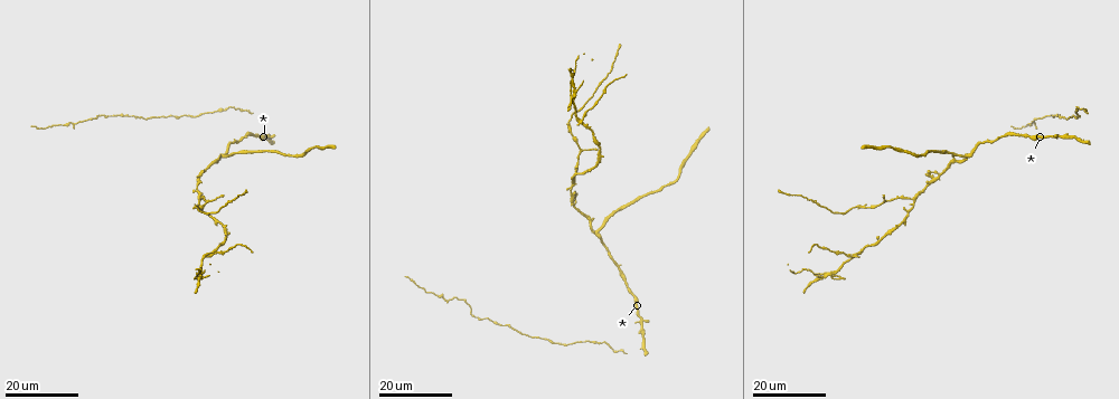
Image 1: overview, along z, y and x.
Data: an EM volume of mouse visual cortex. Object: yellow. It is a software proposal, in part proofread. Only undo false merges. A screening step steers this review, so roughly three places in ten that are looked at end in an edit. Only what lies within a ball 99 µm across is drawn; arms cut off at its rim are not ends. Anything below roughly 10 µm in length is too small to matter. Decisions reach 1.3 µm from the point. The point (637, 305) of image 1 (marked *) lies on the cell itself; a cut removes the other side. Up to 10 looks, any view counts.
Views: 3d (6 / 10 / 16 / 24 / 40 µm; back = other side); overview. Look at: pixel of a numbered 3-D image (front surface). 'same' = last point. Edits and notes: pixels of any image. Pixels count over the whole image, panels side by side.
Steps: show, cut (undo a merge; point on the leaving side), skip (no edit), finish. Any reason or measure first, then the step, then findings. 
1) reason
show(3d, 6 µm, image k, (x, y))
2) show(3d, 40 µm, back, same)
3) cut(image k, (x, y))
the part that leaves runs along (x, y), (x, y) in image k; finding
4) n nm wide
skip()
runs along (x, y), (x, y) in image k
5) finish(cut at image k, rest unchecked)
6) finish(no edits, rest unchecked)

show(3d, 16 µm, image 1, (581, 119))

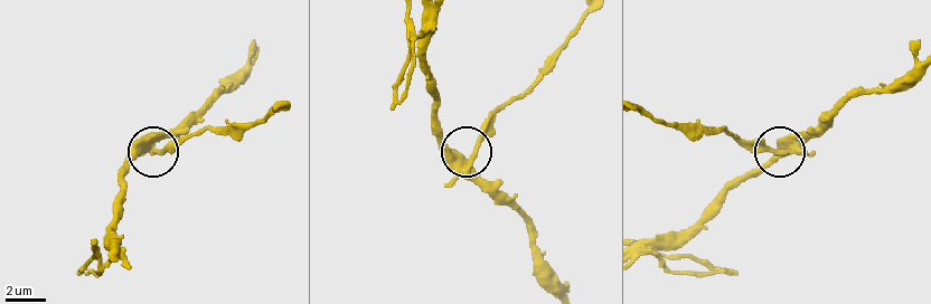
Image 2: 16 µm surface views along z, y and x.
show(3d, 10 µm, image 2, (790, 148))

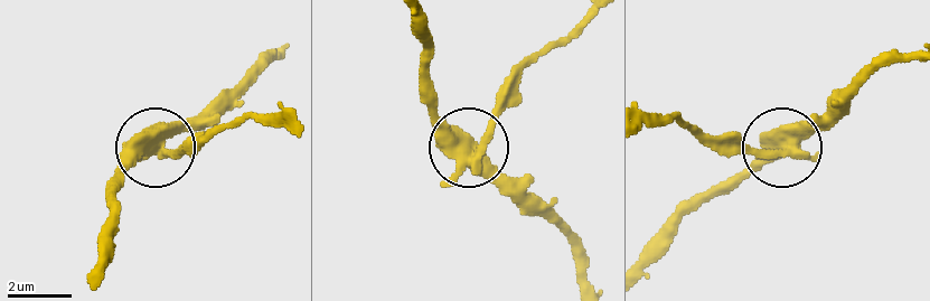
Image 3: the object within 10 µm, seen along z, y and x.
4 arms
cut(image 3, (184, 153))
the part that leaves runs along (161, 151), (188, 151), (217, 130), (281, 120) in image 3; two cells meet here

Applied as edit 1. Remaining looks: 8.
two arms in line, one across
show(3d, 24 µm, image 1, (861, 206))

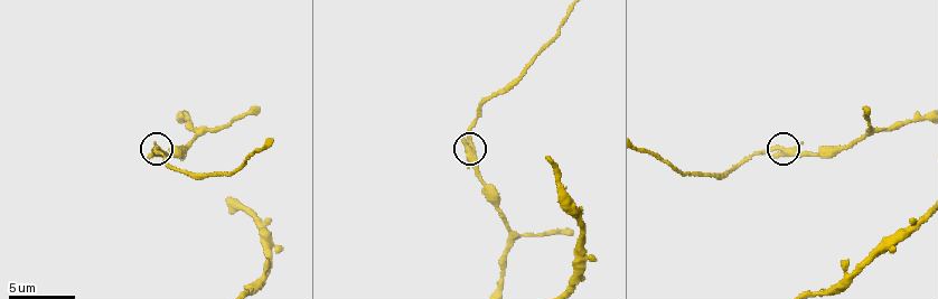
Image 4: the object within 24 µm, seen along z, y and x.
show(3d, 6 µm, image 4, (779, 146))

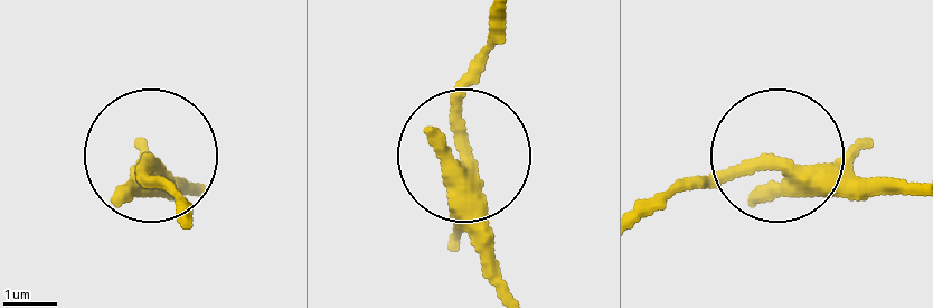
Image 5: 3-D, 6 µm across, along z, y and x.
3 arms
cut(image 5, (144, 180))
a second cell is stuck on

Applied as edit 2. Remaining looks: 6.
two arms in line, one across
show(3d, 24 µm, image 1, (199, 201))

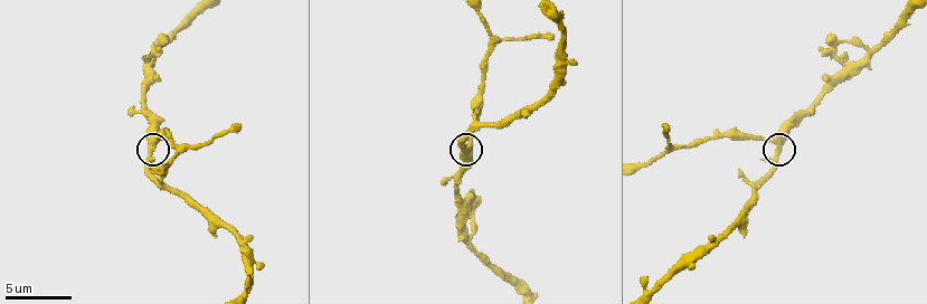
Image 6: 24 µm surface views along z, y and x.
show(3d, 6 µm, image 6, (463, 150))

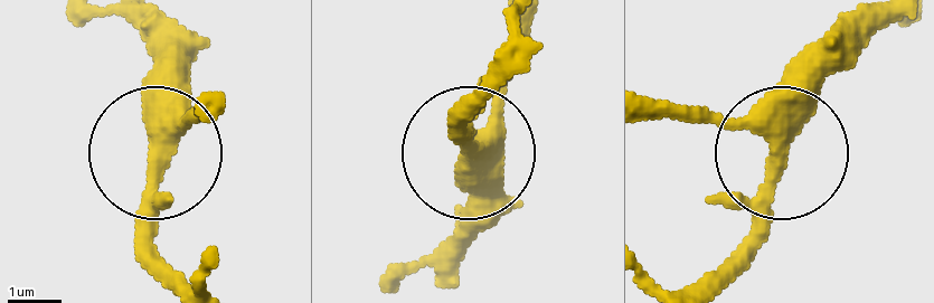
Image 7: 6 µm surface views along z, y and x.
show(3d, 6 µm, back, image 7, (481, 149))

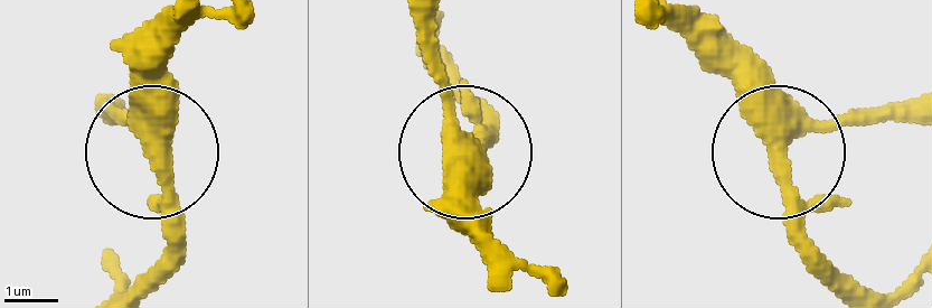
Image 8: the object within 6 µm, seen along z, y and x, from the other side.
skip()
runs along (500, 264), (433, 24) in image 8; one cell here

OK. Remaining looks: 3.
looks like a crossing
show(3d, 24 µm, image 1, (572, 95))

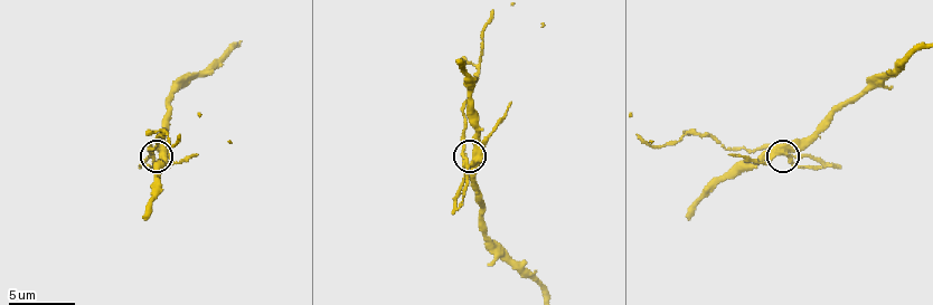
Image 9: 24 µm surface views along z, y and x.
zoom in
show(3d, 6 µm, image 9, (156, 154))

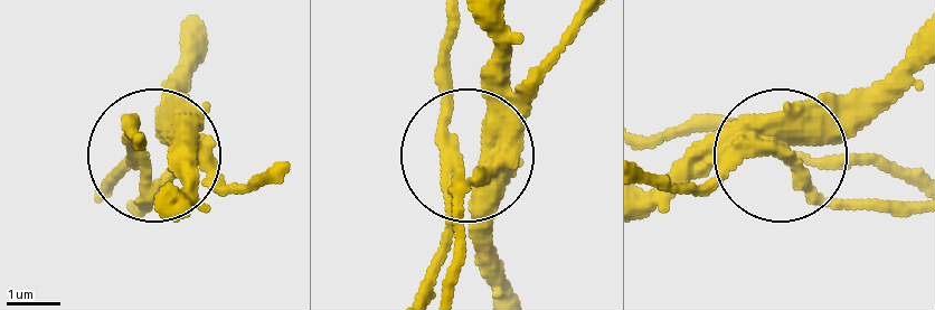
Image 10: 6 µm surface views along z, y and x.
other side
show(3d, 6 µm, back, image 10, (149, 153))

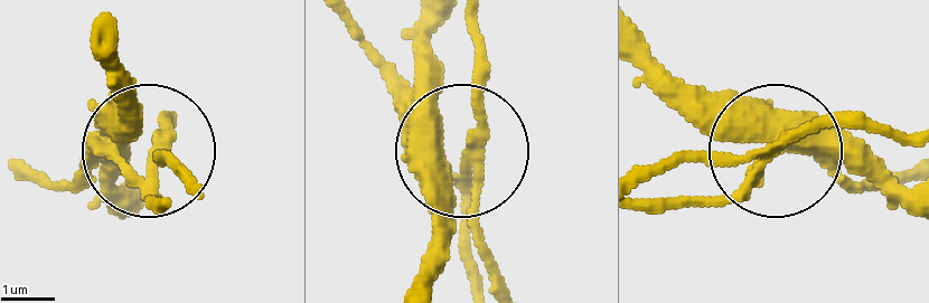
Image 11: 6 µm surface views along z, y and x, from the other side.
5 arms
cut(image 11, (162, 112))
a second cell is stuck on

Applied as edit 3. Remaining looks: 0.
finish(cut at image 3, cut at image 5, cut at image 11, rest unchecked)

